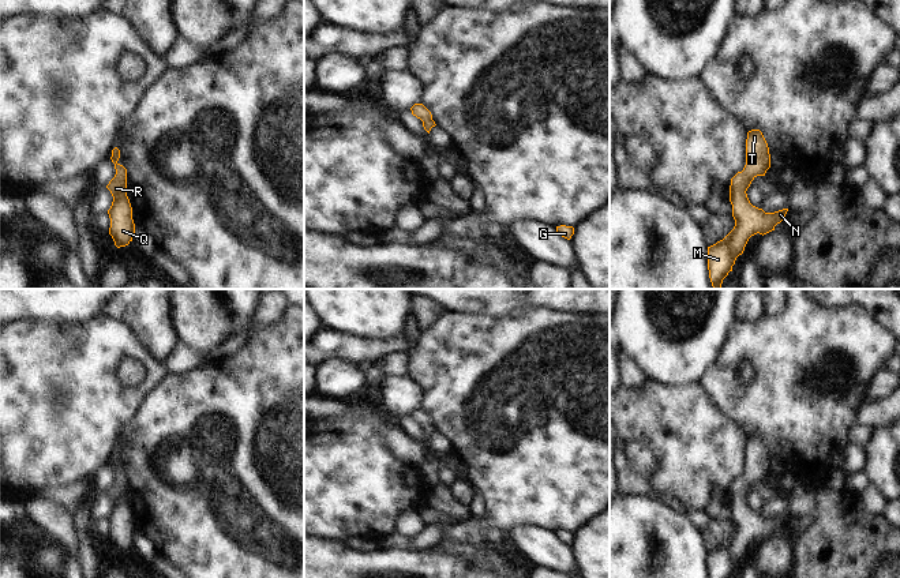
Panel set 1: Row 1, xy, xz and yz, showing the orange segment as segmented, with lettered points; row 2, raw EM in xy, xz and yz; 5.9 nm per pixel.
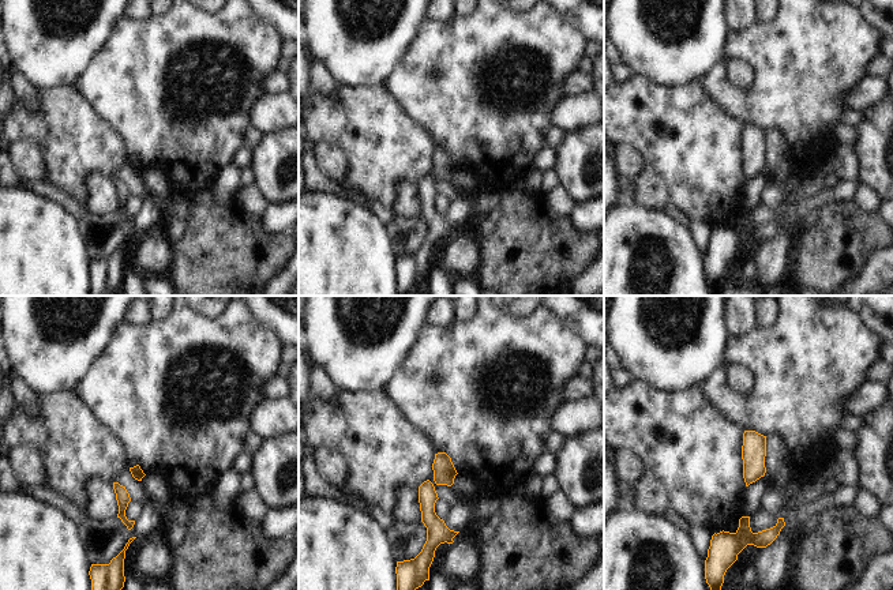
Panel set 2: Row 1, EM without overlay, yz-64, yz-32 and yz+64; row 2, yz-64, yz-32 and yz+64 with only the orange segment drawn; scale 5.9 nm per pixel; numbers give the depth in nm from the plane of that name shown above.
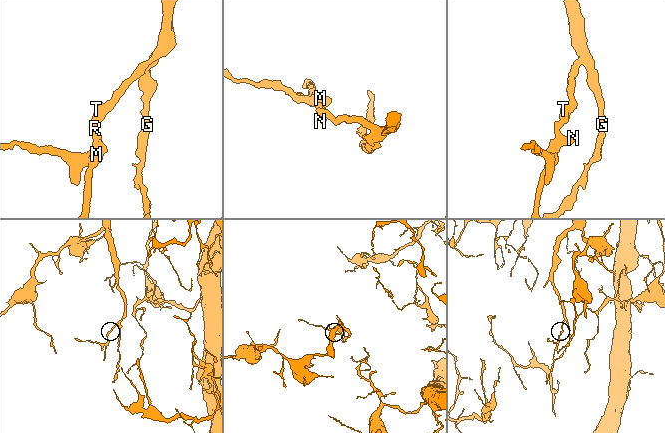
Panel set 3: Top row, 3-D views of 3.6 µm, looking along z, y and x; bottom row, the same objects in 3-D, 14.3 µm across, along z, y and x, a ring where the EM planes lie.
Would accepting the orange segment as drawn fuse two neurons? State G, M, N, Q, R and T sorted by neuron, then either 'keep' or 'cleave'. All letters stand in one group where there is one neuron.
groups G M N Q R T; keep

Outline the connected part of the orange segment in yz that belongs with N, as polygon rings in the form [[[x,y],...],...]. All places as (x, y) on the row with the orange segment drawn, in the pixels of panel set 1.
[[[760,130],[747,132],[746,165],[731,179],[730,202],[732,204],[734,229],[720,241],[708,247],[708,270],[713,289],[720,289],[723,279],[732,271],[732,266],[743,254],[749,239],[757,233],[766,234],[775,230],[788,209],[765,213],[753,206],[747,198],[747,188],[757,176],[765,176],[770,168],[768,143]]]

